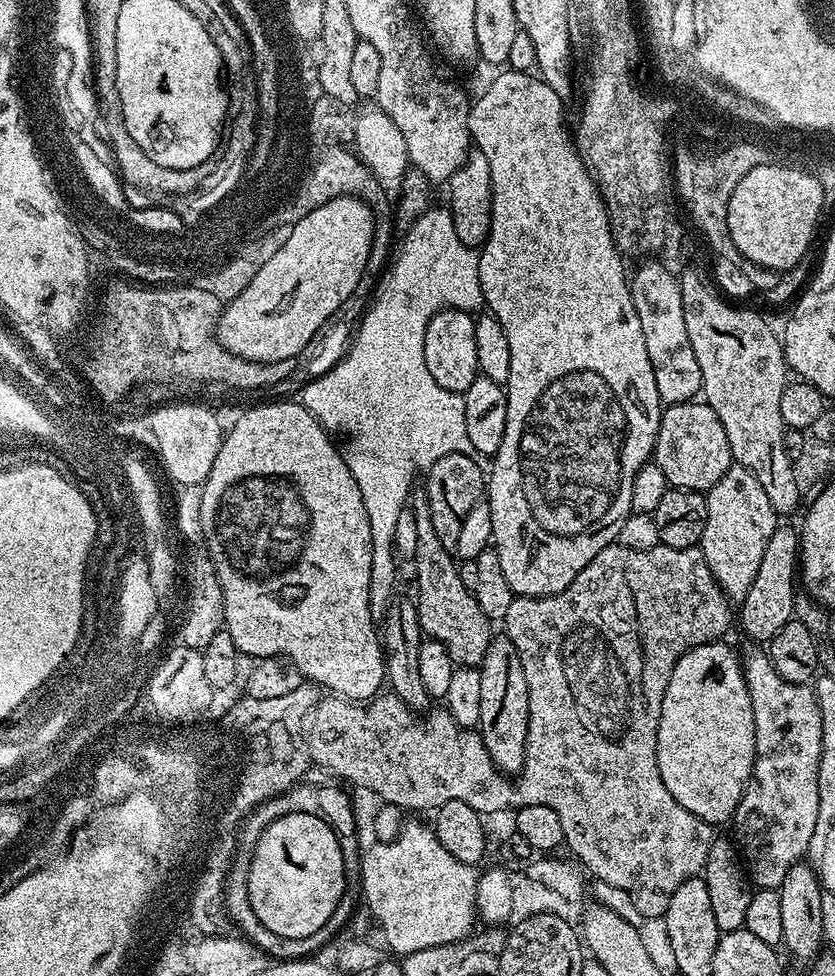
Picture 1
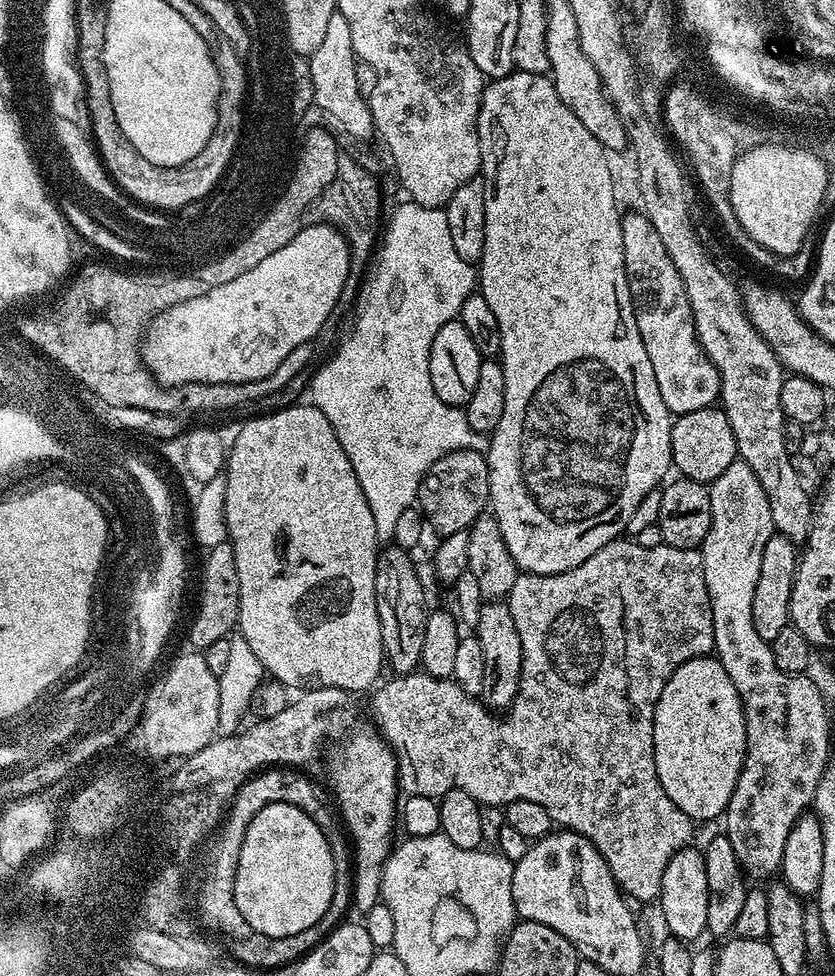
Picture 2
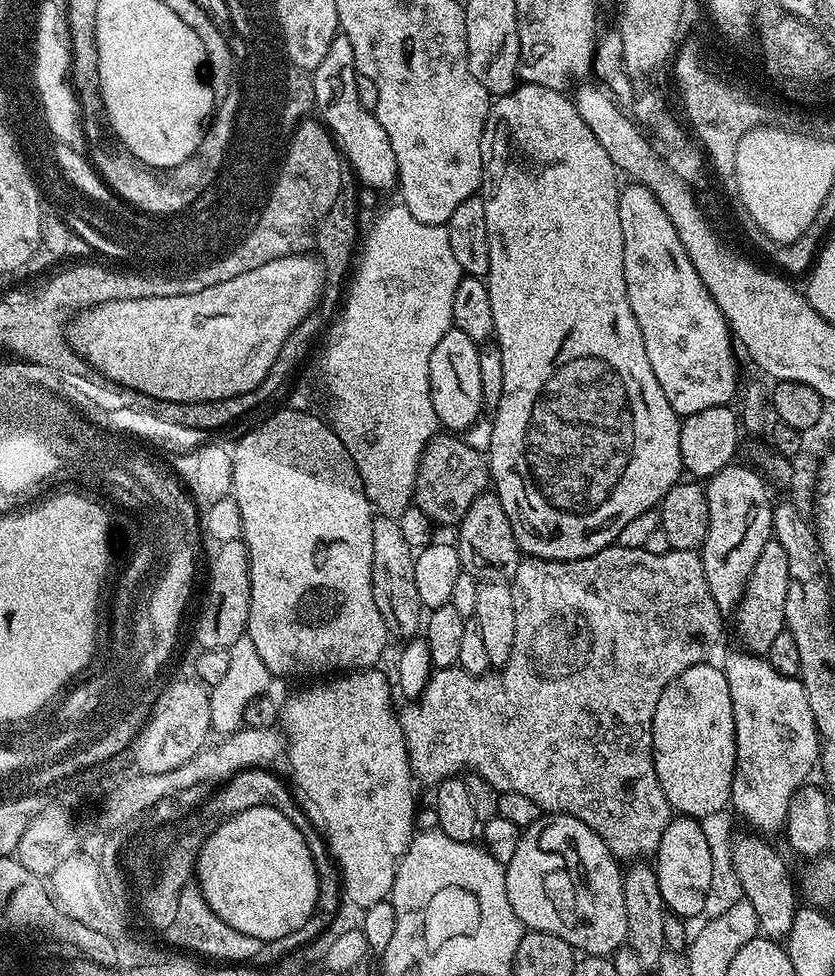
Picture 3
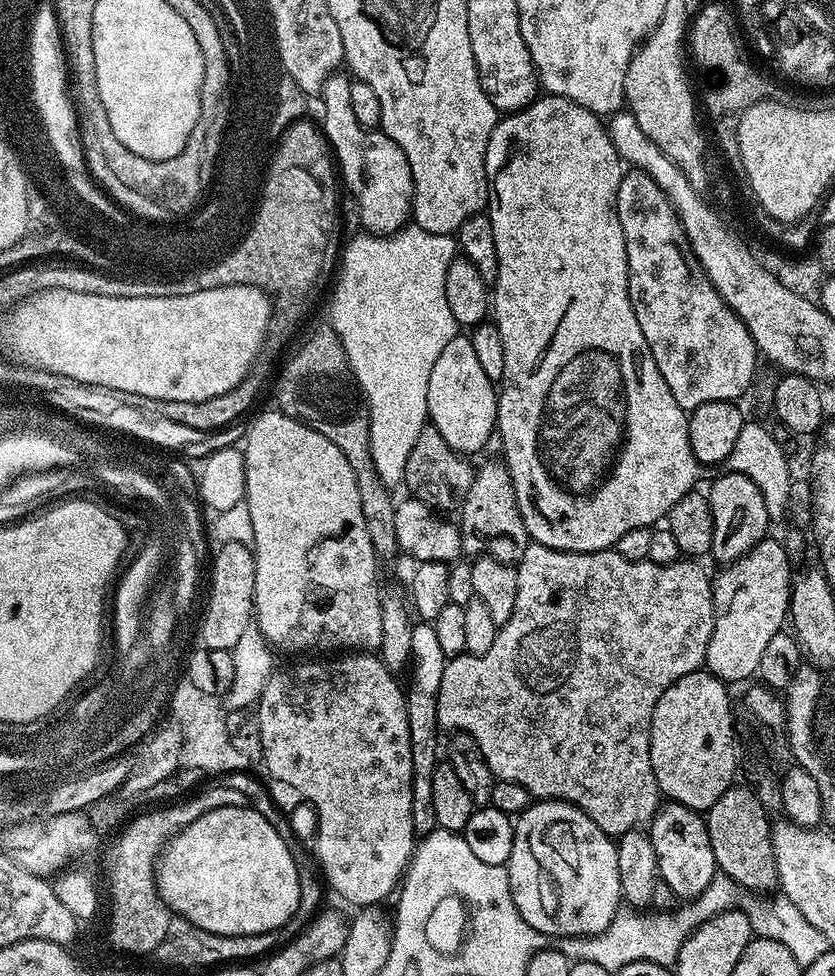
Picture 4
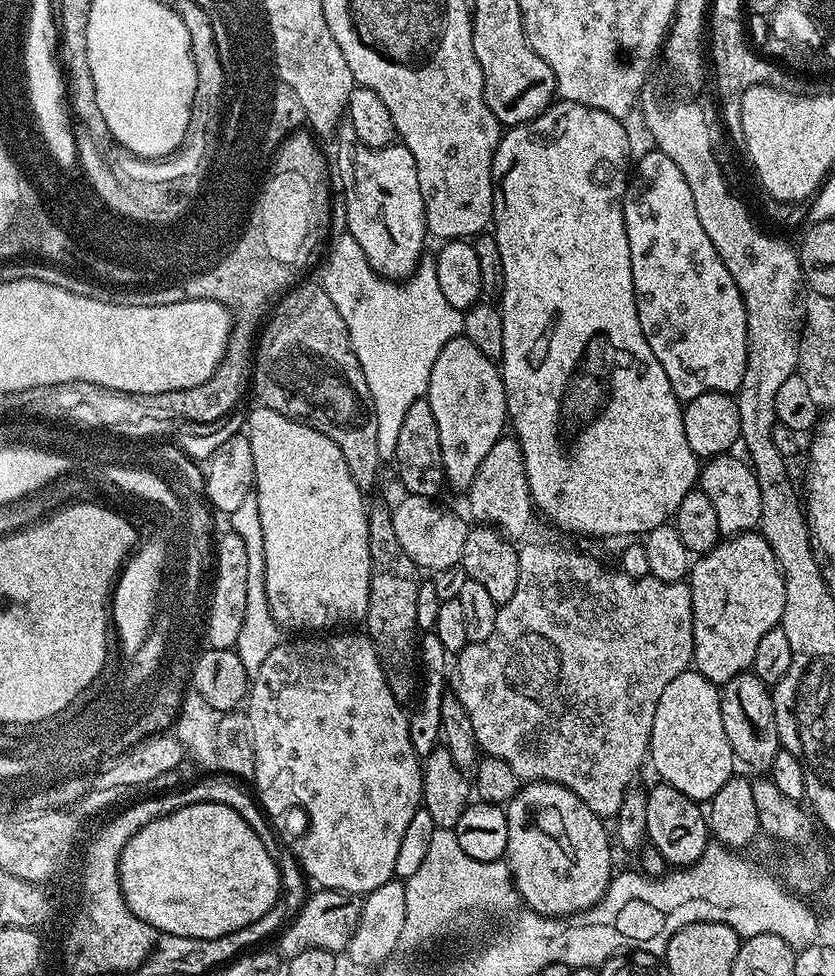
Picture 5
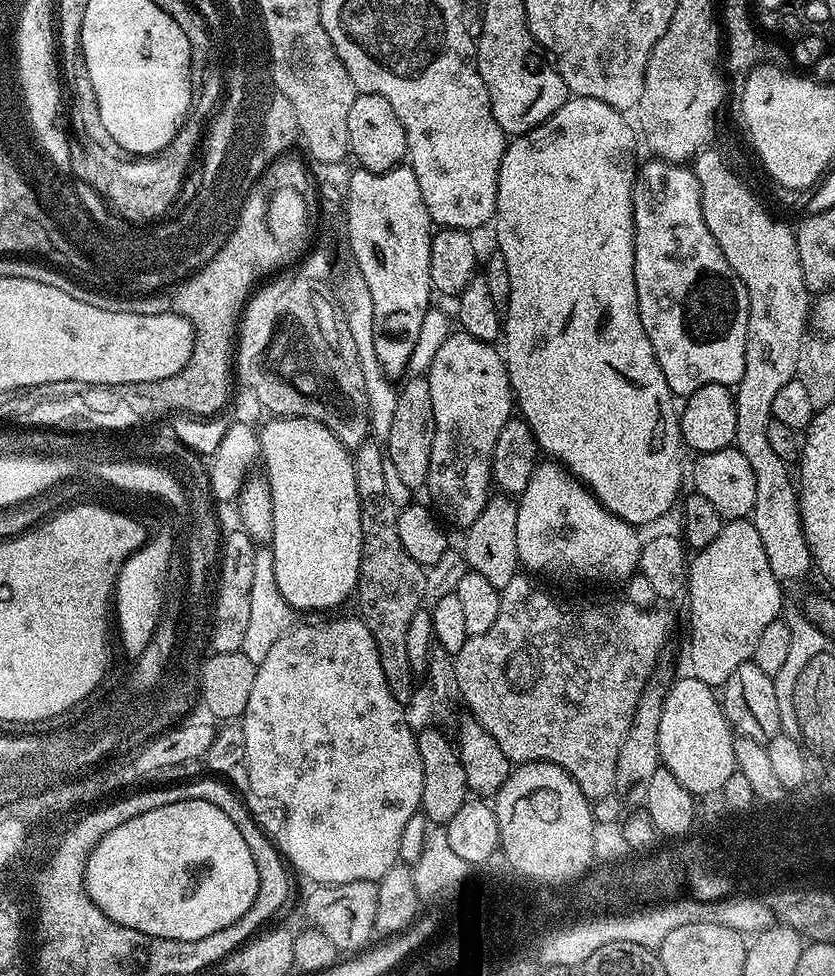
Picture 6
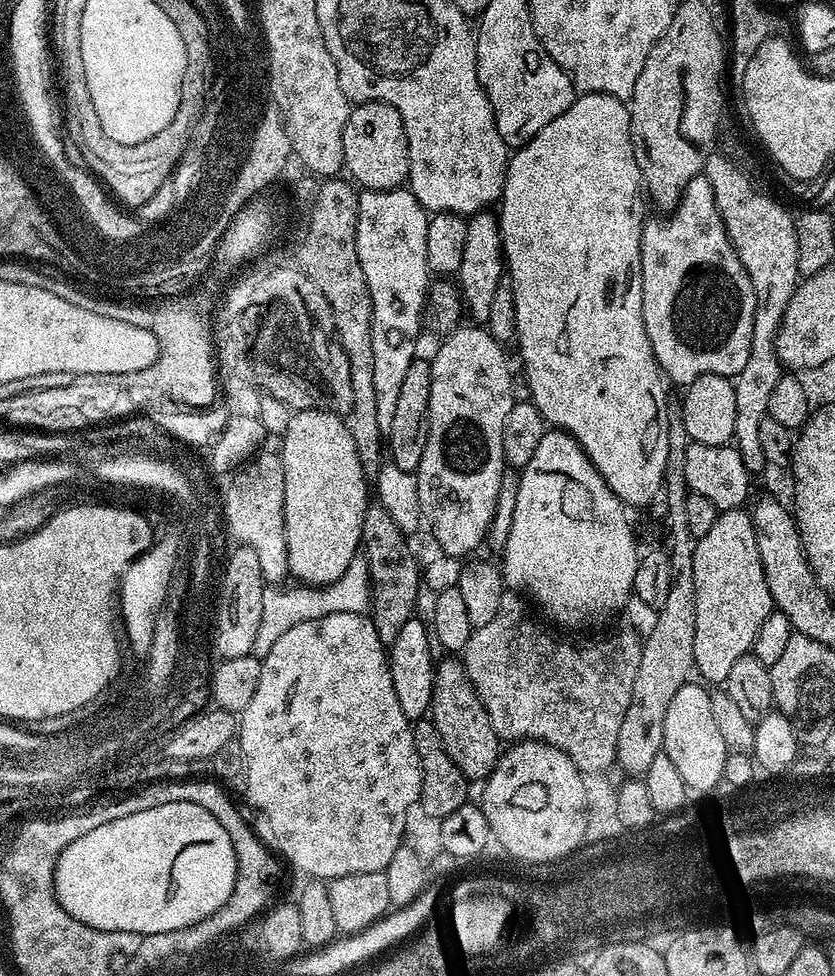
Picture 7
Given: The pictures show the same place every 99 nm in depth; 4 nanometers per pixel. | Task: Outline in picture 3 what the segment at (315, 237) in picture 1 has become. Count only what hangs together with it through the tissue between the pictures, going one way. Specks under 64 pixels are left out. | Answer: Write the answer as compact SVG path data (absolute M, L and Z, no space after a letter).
M308 255L283 256L281 260L266 262L266 266L210 285L208 289L96 304L76 314L66 332L68 342L72 351L105 378L153 396L155 400L197 404L203 400L242 396L268 378L283 343L322 300L324 265L315 255Z

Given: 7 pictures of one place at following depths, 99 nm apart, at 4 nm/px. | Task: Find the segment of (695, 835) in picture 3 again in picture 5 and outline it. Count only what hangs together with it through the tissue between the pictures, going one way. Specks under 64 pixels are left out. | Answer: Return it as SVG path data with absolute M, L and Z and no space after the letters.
M656 782L652 789L647 789L645 800L647 839L651 847L660 851L669 866L684 870L696 864L710 843L705 809L697 801L682 794L682 790L674 790L674 786L663 782Z

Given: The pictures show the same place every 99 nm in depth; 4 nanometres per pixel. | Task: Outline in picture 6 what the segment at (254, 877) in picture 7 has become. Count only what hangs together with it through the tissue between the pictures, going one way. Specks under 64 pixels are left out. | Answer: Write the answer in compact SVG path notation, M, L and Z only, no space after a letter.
M216 778L216 786L204 786L204 794L206 802L210 802L214 806L218 806L226 814L226 818L230 818L230 822L234 822L234 826L238 826L238 830L242 830L242 838L246 841L246 846L250 846L250 854L254 854L256 859L256 865L258 866L258 894L254 898L254 906L250 908L239 919L238 922L232 923L222 930L224 933L224 952L228 948L232 948L236 942L240 942L260 920L264 918L270 918L270 912L274 908L279 908L282 910L284 908L284 903L286 902L287 888L290 885L290 879L288 879L288 872L290 873L289 865L286 863L281 849L263 832L262 829L256 825L256 820L254 817L248 813L248 808L243 804L241 797L238 795L235 788L231 784Z

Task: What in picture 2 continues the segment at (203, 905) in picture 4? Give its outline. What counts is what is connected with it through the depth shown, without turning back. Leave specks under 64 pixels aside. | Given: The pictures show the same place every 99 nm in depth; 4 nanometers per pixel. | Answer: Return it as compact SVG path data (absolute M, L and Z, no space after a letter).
M274 802L254 814L246 834L240 837L233 888L239 919L245 925L248 923L252 932L274 938L287 938L302 934L302 930L310 930L310 926L314 926L314 922L318 922L322 914L326 914L334 894L335 881L336 863L328 837L320 825L315 824L306 813L286 802Z

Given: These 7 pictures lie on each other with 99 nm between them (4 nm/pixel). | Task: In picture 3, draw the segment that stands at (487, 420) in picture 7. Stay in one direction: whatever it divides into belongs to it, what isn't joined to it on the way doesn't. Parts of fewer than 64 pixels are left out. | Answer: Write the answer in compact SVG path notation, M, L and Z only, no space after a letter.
M451 328L442 334L434 354L430 354L430 390L434 402L434 414L441 425L448 430L467 430L481 419L482 377L478 375L478 354L480 349L462 330Z

